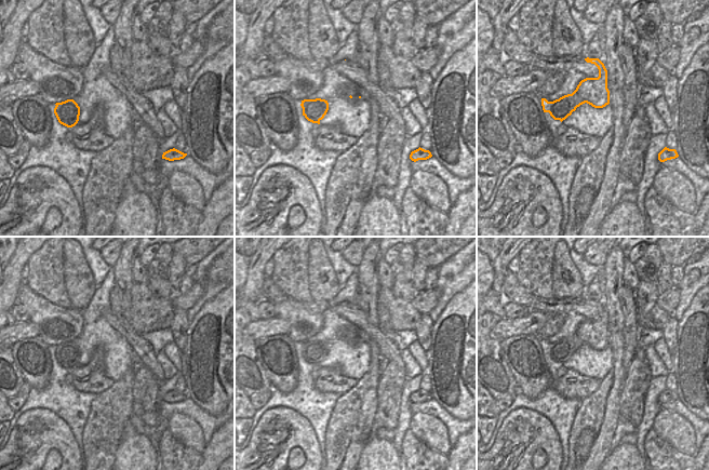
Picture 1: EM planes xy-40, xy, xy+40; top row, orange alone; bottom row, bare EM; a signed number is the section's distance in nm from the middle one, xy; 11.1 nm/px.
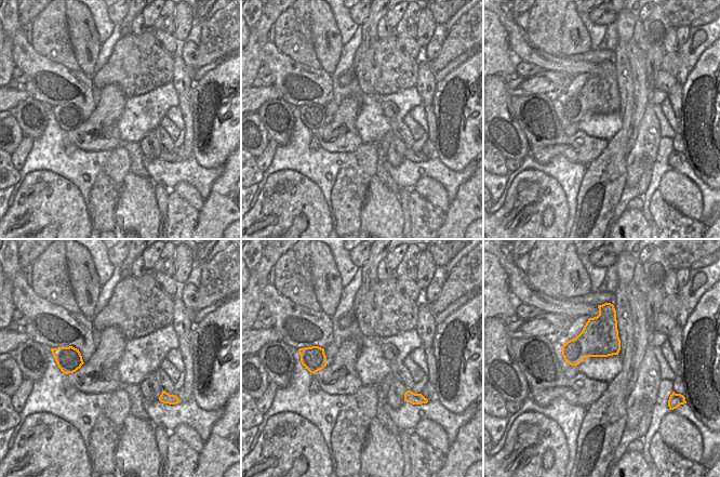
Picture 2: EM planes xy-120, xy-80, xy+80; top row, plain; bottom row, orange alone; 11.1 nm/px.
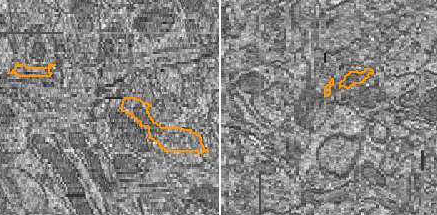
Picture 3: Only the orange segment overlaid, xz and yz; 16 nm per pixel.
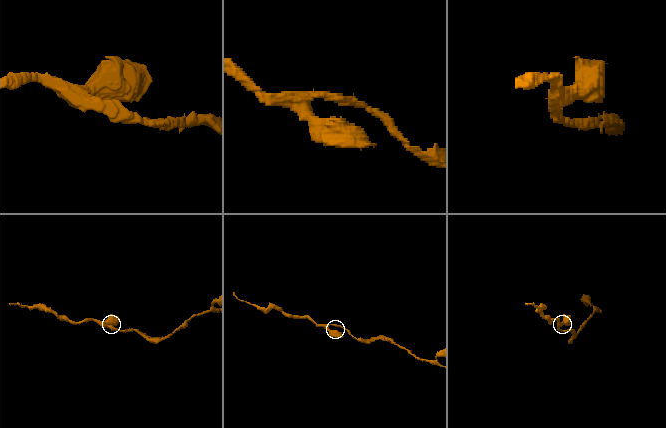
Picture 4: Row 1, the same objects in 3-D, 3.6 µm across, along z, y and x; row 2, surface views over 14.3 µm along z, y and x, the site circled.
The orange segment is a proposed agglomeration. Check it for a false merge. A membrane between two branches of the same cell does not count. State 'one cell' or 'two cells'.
one cell

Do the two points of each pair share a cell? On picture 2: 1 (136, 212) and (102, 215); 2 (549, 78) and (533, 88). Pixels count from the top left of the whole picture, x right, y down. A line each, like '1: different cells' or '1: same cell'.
1: different cells
2: same cell

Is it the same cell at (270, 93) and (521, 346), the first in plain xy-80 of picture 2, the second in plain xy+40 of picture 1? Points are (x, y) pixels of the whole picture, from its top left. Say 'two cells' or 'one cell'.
two cells

